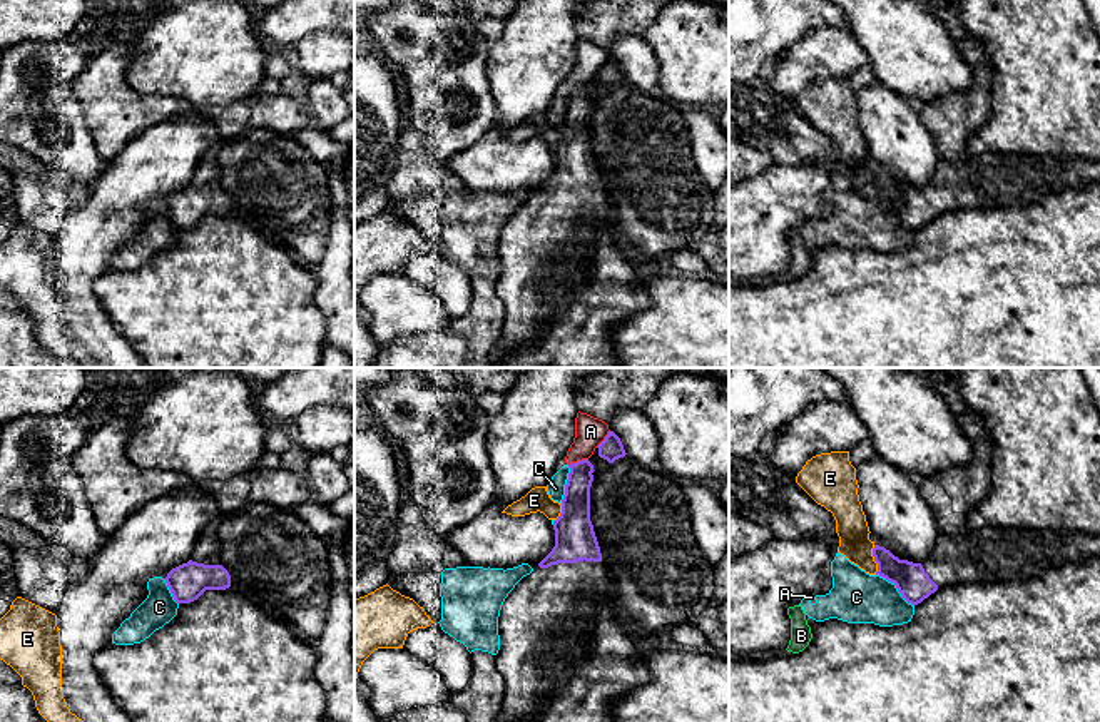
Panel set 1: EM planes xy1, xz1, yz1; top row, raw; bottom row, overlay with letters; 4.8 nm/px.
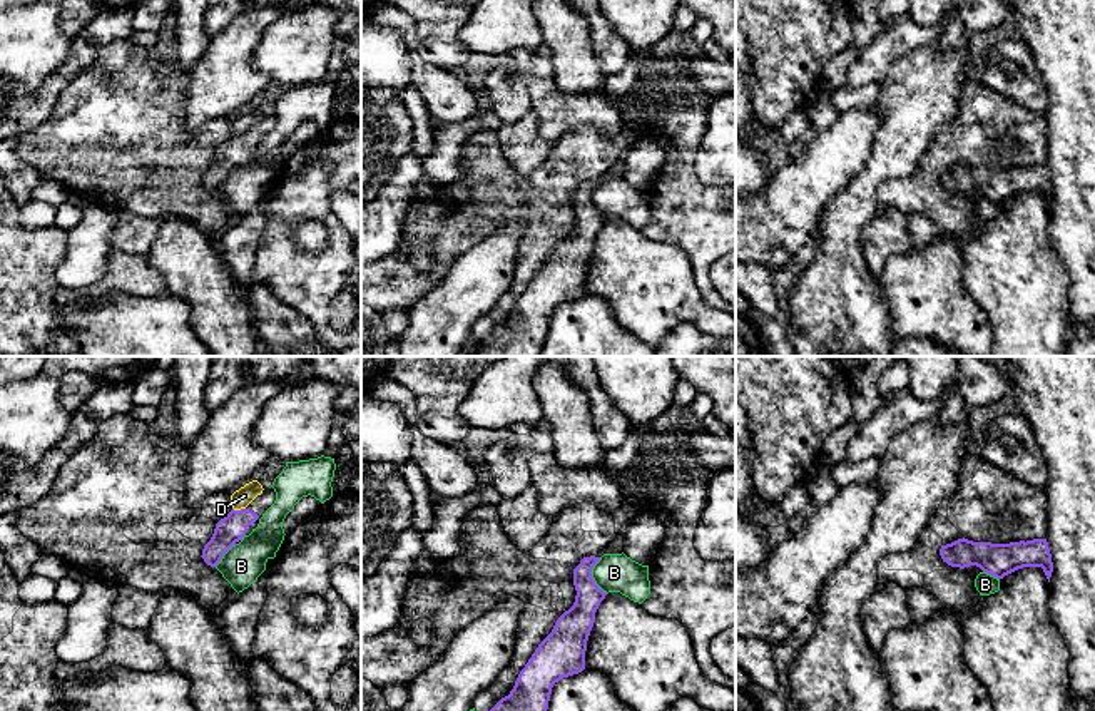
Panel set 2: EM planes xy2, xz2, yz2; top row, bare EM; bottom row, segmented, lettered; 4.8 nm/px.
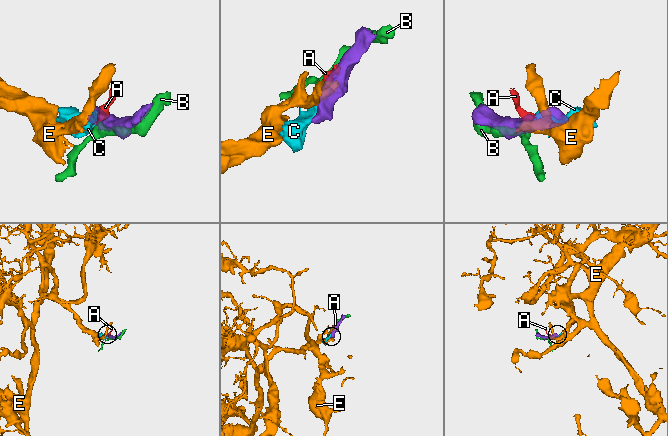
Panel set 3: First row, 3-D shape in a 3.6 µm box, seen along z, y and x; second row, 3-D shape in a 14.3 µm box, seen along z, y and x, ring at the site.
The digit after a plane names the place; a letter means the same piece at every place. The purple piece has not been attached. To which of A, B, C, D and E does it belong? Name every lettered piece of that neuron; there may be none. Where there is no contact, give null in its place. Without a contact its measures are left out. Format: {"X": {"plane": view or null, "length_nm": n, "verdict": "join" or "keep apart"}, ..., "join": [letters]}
{"A": {"plane": "xz1", "length_nm": 100, "verdict": "keep apart"}, "B": {"plane": "xz2", "length_nm": 180, "verdict": "keep apart"}, "C": {"plane": "yz1", "length_nm": 240, "verdict": "keep apart"}, "D": {"plane": "xy2", "length_nm": 60, "verdict": "keep apart"}, "E": {"plane": "yz1", "length_nm": 140, "verdict": "keep apart"}, "join": []}

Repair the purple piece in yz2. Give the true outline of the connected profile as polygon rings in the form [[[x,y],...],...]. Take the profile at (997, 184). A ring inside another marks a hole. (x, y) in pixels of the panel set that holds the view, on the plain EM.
[[[958,164],[941,171],[940,181],[951,192],[976,191],[983,197],[1003,204],[1023,192],[1042,192],[1048,207],[1053,197],[1052,179],[1047,164],[1020,166],[1010,169],[973,167]]]

